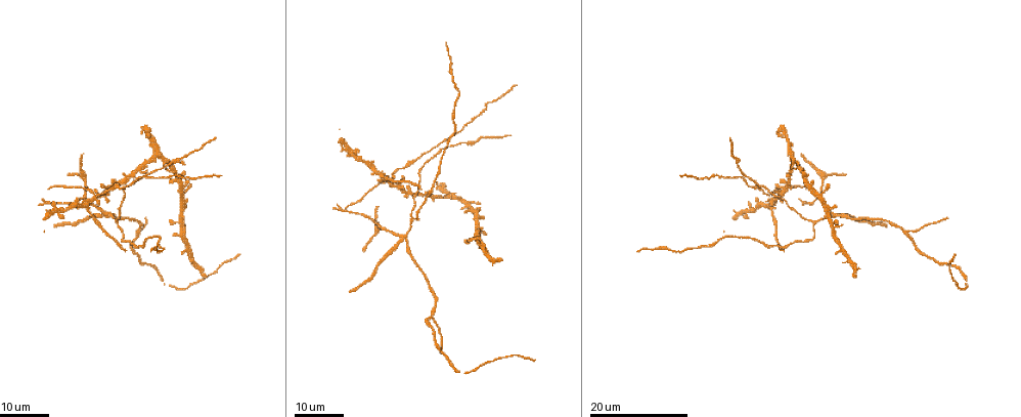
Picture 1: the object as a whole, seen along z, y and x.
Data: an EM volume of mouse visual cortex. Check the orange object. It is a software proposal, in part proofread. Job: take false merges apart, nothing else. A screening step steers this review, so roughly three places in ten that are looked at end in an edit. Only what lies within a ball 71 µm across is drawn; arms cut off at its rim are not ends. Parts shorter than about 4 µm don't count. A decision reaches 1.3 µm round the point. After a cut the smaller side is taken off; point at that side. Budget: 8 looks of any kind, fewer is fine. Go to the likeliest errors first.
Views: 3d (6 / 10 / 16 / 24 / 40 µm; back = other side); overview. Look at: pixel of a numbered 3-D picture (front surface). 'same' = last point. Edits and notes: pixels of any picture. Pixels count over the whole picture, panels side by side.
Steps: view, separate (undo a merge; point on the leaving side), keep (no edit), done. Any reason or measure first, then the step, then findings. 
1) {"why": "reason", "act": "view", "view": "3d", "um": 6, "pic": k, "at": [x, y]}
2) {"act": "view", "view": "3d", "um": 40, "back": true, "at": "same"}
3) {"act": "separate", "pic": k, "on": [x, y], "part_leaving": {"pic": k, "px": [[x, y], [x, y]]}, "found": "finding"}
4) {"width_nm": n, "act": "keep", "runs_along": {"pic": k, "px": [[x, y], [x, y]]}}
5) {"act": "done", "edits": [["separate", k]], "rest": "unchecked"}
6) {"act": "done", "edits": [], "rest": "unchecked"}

{"why": "four or more arms meet", "act": "view", "view": "3d", "um": 16, "pic": 1, "at": [744, 175]}

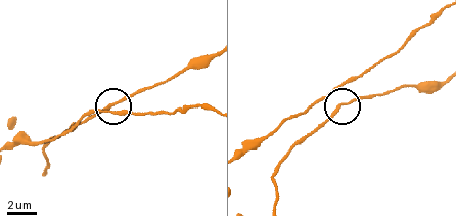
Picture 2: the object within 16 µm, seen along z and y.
{"why": "zoom in", "act": "view", "view": "3d", "um": 6, "pic": 2, "at": [110, 108]}

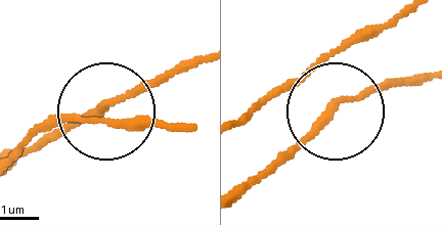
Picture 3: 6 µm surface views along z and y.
{"act": "keep", "found": "all the same neuron"}

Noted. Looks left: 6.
{"why": "thin arm on a thick one", "act": "view", "view": "3d", "um": 16, "pic": 1, "at": [85, 207]}

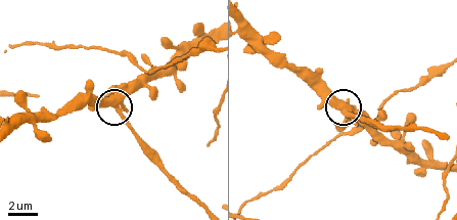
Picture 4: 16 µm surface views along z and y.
{"why": "zoom in", "act": "view", "view": "3d", "um": 10, "pic": 4, "at": [116, 105]}

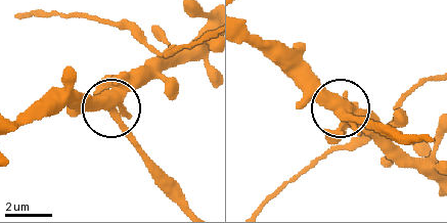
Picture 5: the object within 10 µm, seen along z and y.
{"arms": 4, "act": "separate", "pic": 5, "on": [131, 142], "part_leaving": {"pic": 5, "px": [[113, 114], [153, 176], [182, 206]]}, "found": "a second neuron is stuck on"}

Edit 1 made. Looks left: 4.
{"why": "four arms meet", "act": "view", "view": "3d", "um": 16, "pic": 1, "at": [403, 239]}

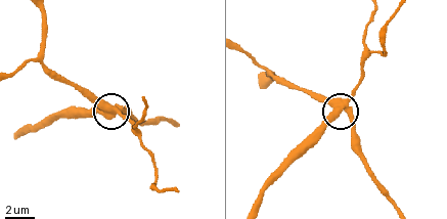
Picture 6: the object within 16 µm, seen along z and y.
{"why": "zoom in", "act": "view", "view": "3d", "um": 10, "pic": 6, "at": [345, 108]}

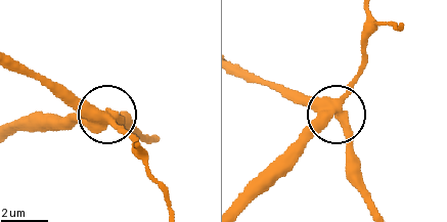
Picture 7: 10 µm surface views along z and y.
{"width_nm": 460, "act": "separate", "pic": 7, "on": [71, 120], "part_leaving": {"pic": 7, "px": [[325, 118], [299, 157], [246, 210]]}, "found": "two neurons meet here"}

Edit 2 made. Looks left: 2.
{"act": "done", "edits": [["separate", 5], ["separate", 7]], "rest": "unchecked"}

